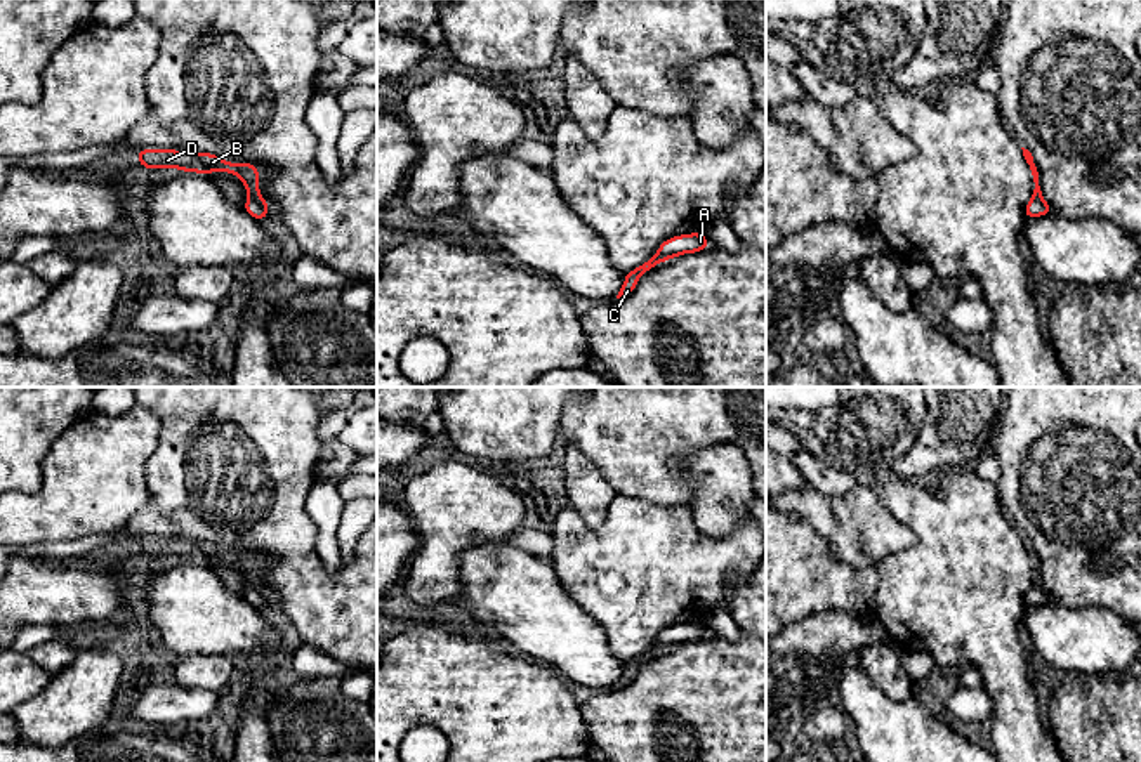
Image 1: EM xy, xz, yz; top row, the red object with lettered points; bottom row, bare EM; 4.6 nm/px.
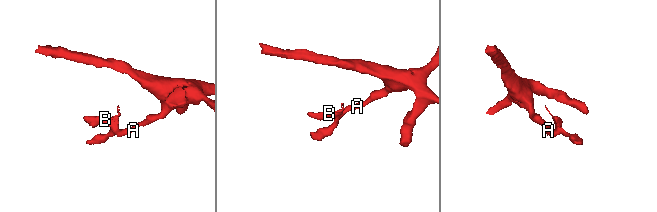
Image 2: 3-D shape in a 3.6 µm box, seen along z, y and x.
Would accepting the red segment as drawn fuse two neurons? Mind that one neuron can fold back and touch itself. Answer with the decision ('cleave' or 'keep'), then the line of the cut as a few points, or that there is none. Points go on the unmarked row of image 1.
keep; no cut

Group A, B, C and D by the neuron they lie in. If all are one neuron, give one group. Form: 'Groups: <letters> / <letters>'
Groups: A B C D

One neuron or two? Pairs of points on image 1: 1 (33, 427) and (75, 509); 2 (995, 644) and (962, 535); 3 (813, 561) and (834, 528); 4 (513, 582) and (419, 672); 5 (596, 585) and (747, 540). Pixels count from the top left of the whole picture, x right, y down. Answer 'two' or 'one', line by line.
1: two
2: one
3: two
4: two
5: one

